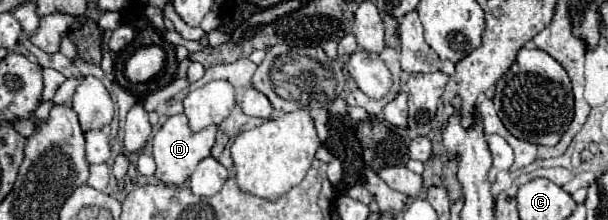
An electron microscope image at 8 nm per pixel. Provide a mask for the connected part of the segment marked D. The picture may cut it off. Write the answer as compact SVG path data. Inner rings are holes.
M184 114L170 116L166 120L166 124L152 138L152 154L156 160L156 174L154 176L166 184L176 184L176 186L184 184L190 178L190 174L196 170L198 162L210 156L210 150L216 140L216 132L218 132L216 124L210 124L208 128L204 128L200 132L192 132L188 128L188 118Z

